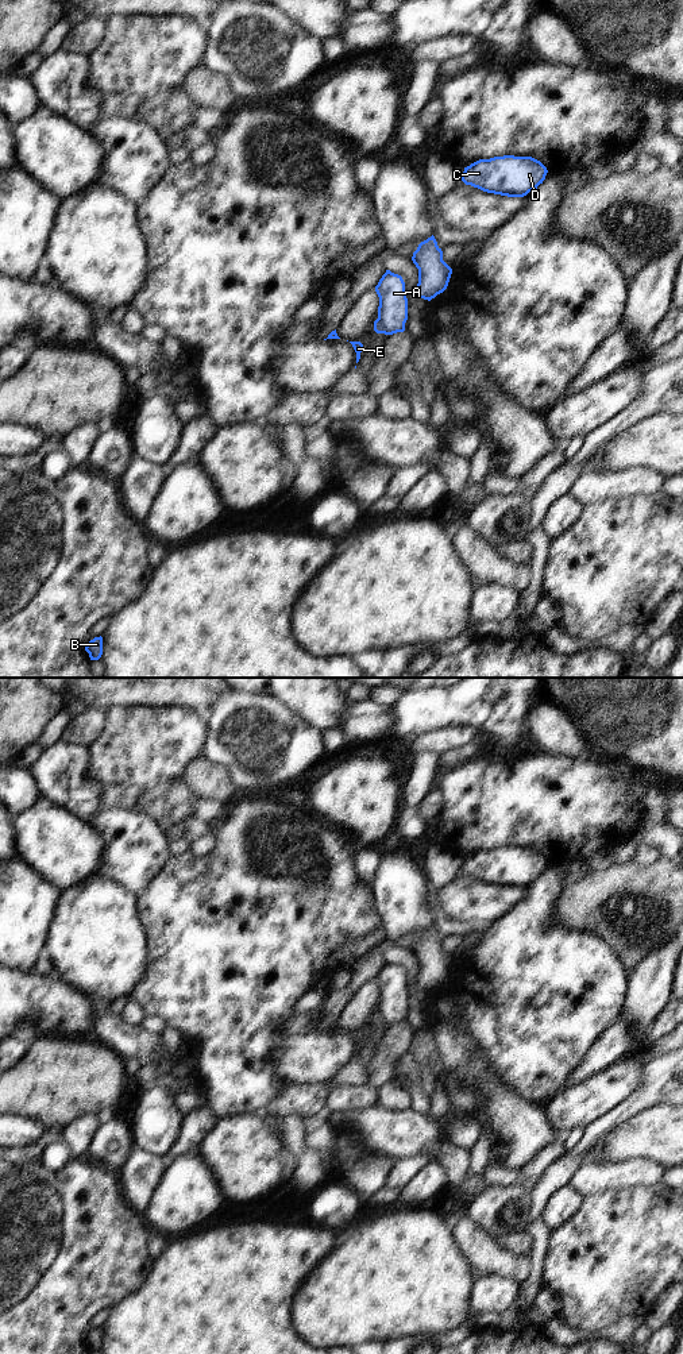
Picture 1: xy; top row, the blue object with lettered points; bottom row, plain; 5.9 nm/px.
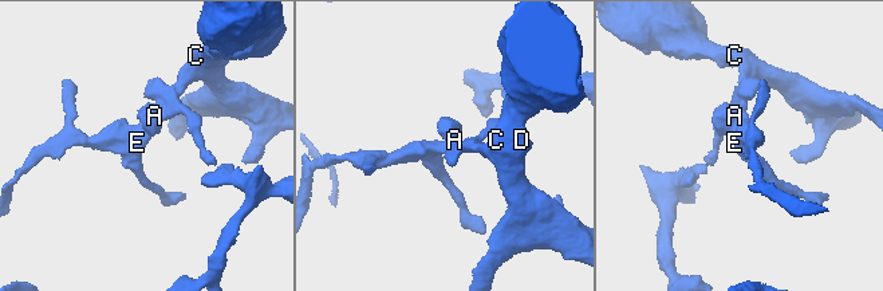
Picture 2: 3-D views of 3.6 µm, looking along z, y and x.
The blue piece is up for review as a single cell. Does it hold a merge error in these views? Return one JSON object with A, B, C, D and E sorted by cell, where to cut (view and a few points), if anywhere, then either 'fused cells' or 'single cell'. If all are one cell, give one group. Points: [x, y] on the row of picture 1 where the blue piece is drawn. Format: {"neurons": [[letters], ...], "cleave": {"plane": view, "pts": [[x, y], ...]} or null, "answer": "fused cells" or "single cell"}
{"neurons": [["A", "C", "D"], ["B", "E"]], "cleave": {"plane": "xy", "pts": [[377, 319], [385, 332]]}, "answer": "fused cells"}

